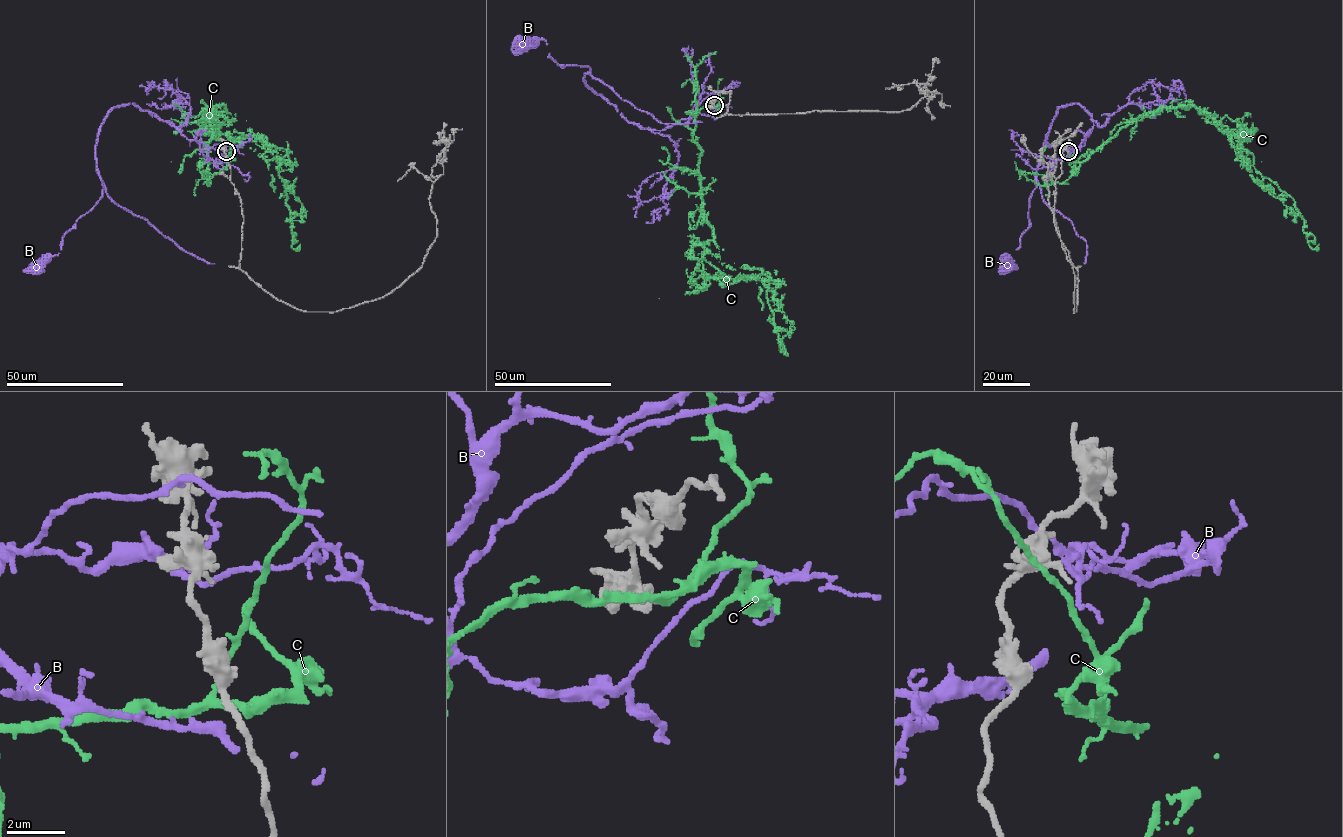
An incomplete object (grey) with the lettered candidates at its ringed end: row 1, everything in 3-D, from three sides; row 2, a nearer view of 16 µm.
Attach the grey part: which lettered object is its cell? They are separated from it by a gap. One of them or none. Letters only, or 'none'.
B

